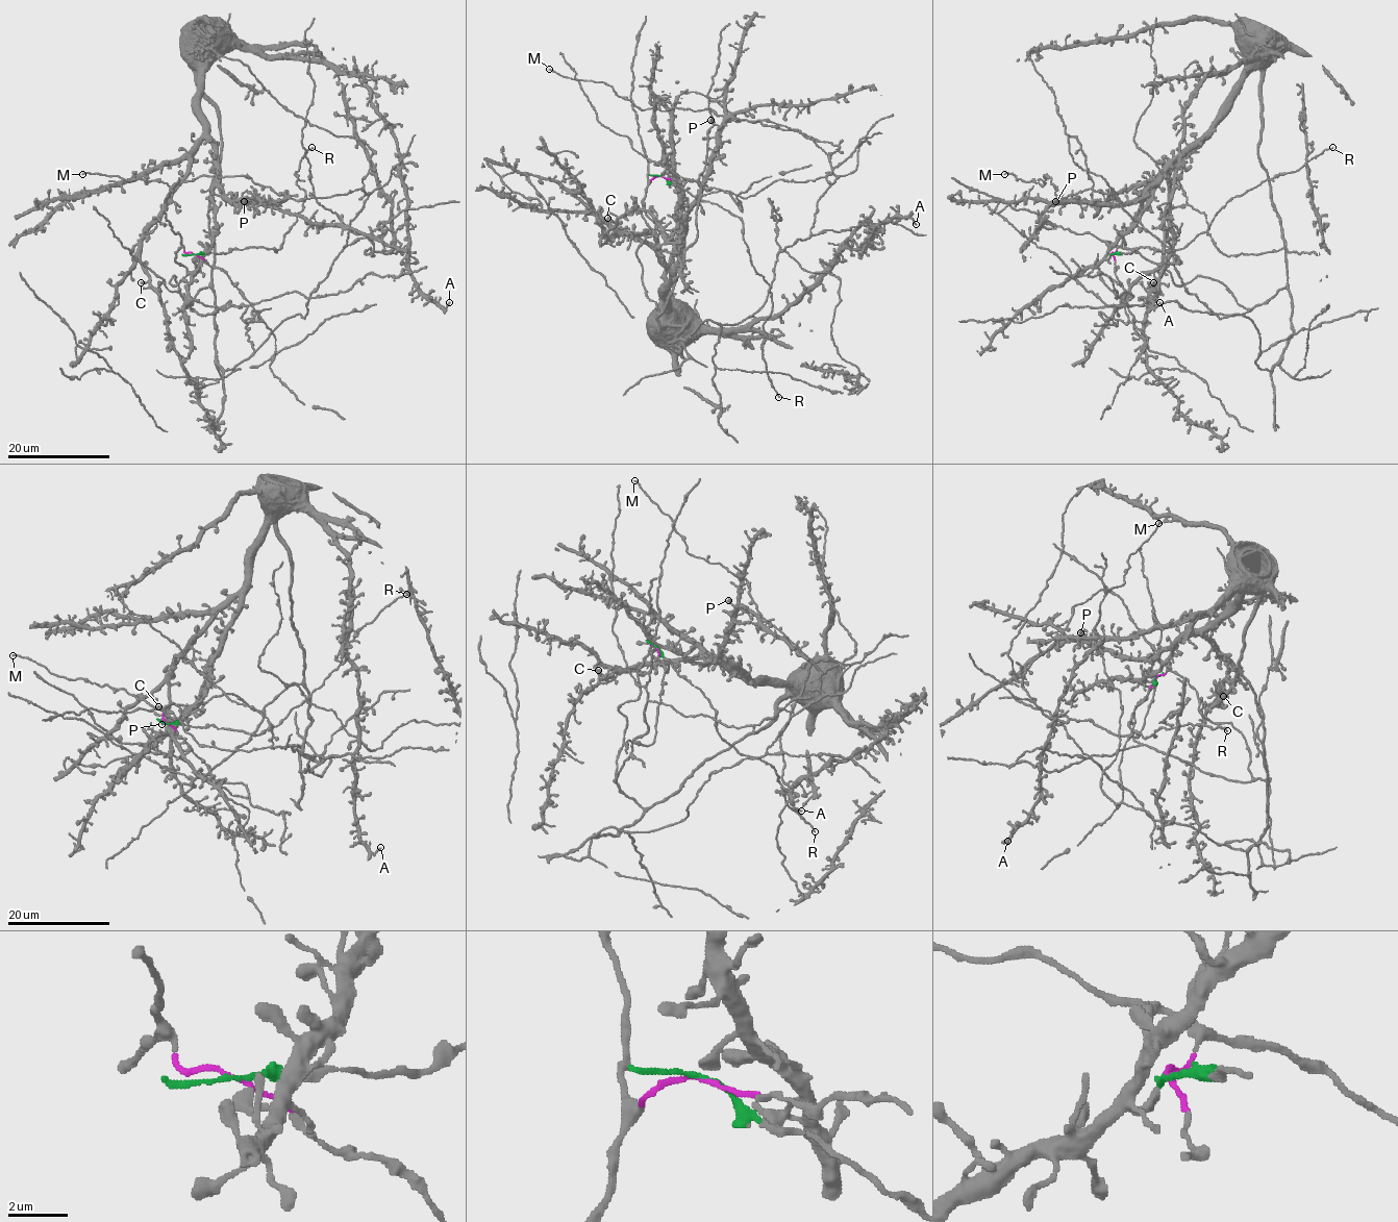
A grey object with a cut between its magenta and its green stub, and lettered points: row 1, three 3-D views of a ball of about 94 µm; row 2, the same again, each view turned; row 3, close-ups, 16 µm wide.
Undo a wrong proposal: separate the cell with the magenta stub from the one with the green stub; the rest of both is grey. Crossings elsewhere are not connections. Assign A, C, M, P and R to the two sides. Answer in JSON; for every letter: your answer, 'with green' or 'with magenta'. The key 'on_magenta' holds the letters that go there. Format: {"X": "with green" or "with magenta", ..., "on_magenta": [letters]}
{"A": "with magenta", "C": "with magenta", "M": "with magenta", "P": "with magenta", "R": "with green", "on_magenta": ["A", "C", "M", "P"]}

